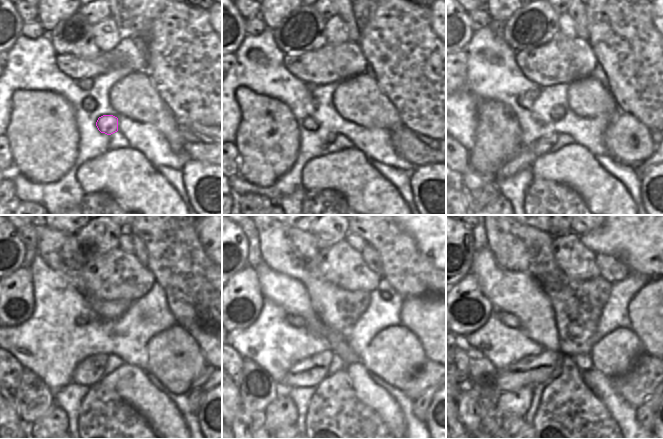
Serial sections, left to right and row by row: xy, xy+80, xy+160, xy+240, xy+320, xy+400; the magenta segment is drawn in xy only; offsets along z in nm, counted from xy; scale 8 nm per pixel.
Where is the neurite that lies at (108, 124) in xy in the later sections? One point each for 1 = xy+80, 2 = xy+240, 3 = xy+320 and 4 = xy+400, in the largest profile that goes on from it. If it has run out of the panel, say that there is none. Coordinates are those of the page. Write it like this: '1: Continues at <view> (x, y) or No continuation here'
1: Continues at xy+80 (332, 136)
2: Continues at xy+240 (88, 372)
3: Continues at xy+320 (310, 372)
4: Continues at xy+400 (532, 370)

